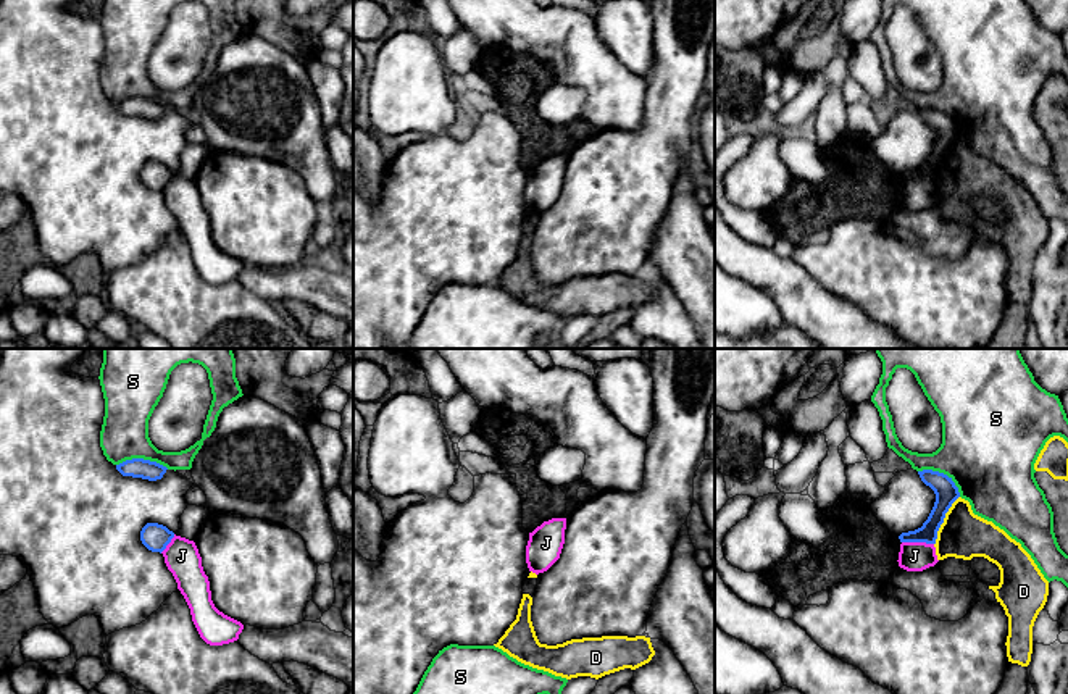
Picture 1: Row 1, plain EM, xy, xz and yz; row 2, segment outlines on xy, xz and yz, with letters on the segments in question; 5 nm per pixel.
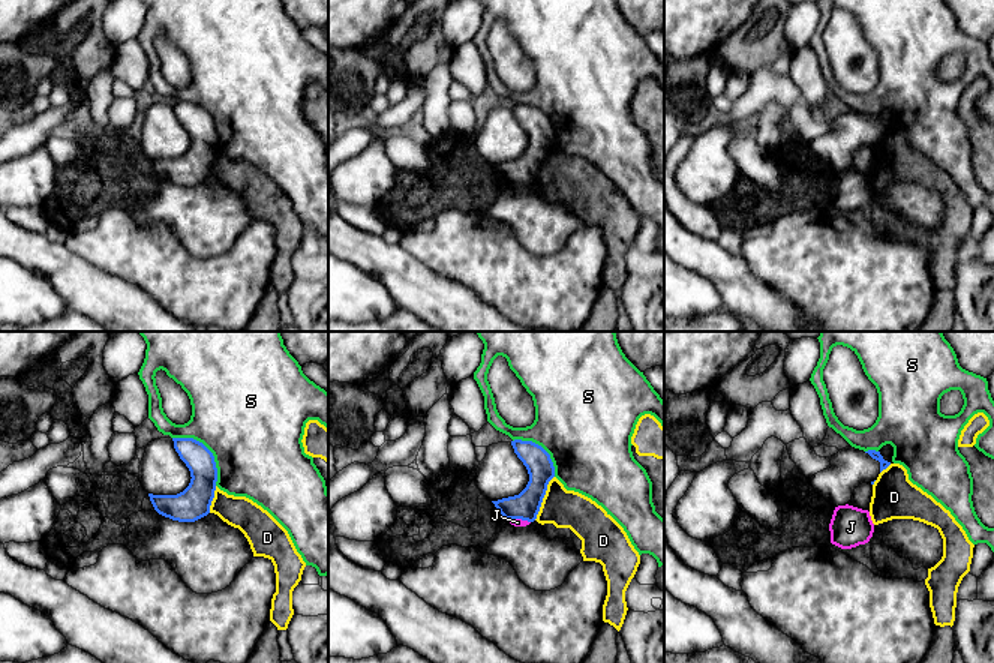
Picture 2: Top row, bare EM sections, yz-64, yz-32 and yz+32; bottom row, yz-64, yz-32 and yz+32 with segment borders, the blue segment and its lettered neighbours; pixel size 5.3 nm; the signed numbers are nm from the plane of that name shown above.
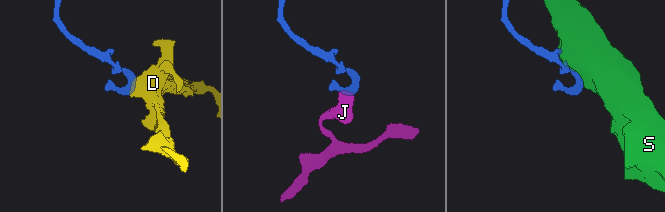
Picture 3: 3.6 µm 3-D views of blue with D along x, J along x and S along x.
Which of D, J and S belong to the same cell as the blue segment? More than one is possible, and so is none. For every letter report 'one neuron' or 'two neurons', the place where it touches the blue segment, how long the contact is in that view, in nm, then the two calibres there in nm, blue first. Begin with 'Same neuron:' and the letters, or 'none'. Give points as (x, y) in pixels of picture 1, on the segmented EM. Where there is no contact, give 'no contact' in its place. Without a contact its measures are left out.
Same neuron: none
D: two neurons; meets blue in yz at (942, 520); contact 280 nm long; 120 nm thick on the blue side, 240 nm on the other
J: two neurons; meets blue in yz at (918, 541); contact 160 nm long; 100 nm thick on the blue side, 140 nm on the other
S: two neurons; meets blue in xy at (142, 459); contact 260 nm long; 100 nm thick on the blue side, 240 nm on the other

